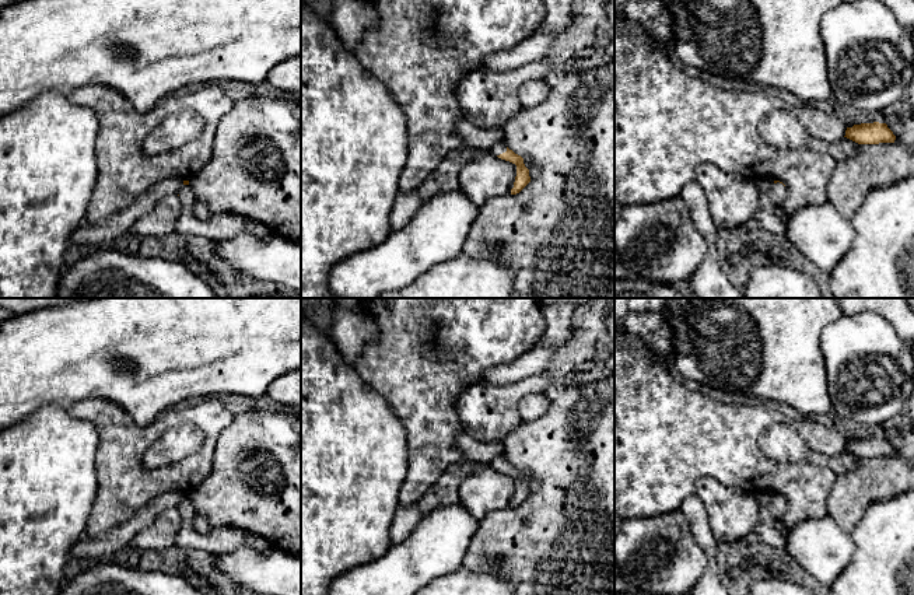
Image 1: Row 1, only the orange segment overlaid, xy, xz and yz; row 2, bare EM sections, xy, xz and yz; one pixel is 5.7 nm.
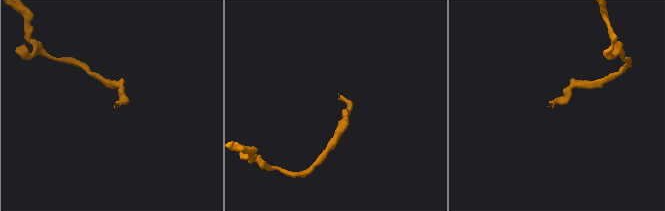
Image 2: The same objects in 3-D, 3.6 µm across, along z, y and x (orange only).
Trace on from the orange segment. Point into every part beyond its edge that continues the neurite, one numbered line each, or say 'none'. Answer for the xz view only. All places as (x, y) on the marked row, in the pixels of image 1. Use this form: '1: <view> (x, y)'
1: xz (498, 147)

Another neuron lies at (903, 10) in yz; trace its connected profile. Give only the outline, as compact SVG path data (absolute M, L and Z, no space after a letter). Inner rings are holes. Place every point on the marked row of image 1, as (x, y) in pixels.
M879 0L887 8L890 8L899 21L899 24L906 29L914 28L914 0Z

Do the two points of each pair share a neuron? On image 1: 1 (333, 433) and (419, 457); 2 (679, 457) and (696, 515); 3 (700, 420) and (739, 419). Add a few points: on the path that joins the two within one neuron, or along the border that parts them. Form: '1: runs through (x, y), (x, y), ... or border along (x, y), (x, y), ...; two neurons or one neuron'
1: border along (401, 422), (408, 447), (408, 472), (402, 486); two neurons
2: border along (694, 492), (678, 508); two neurons
3: runs through (710, 420), (729, 420); one neuron

